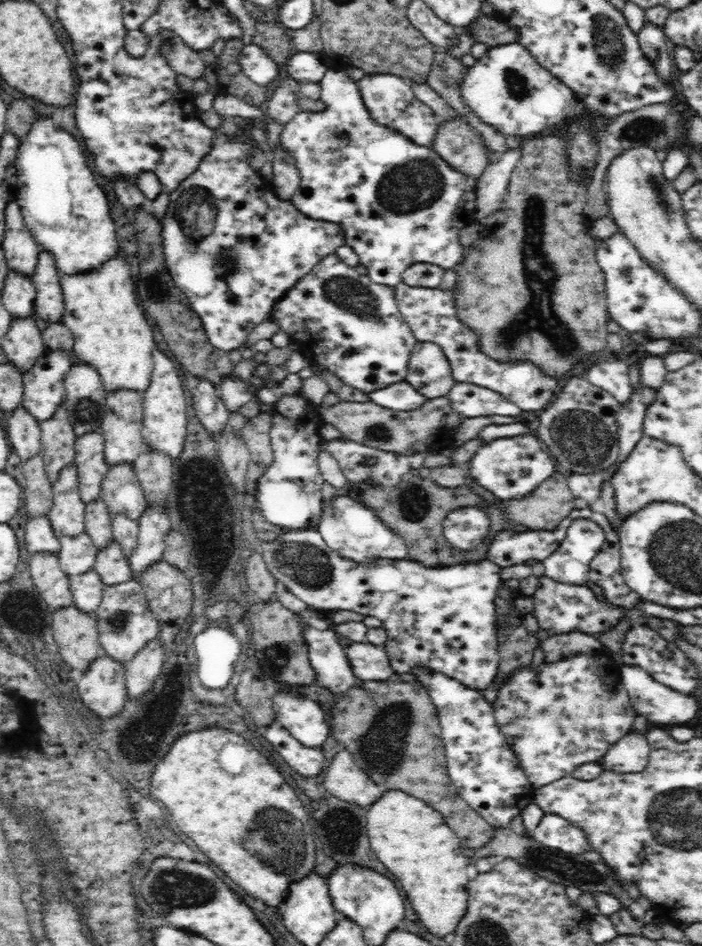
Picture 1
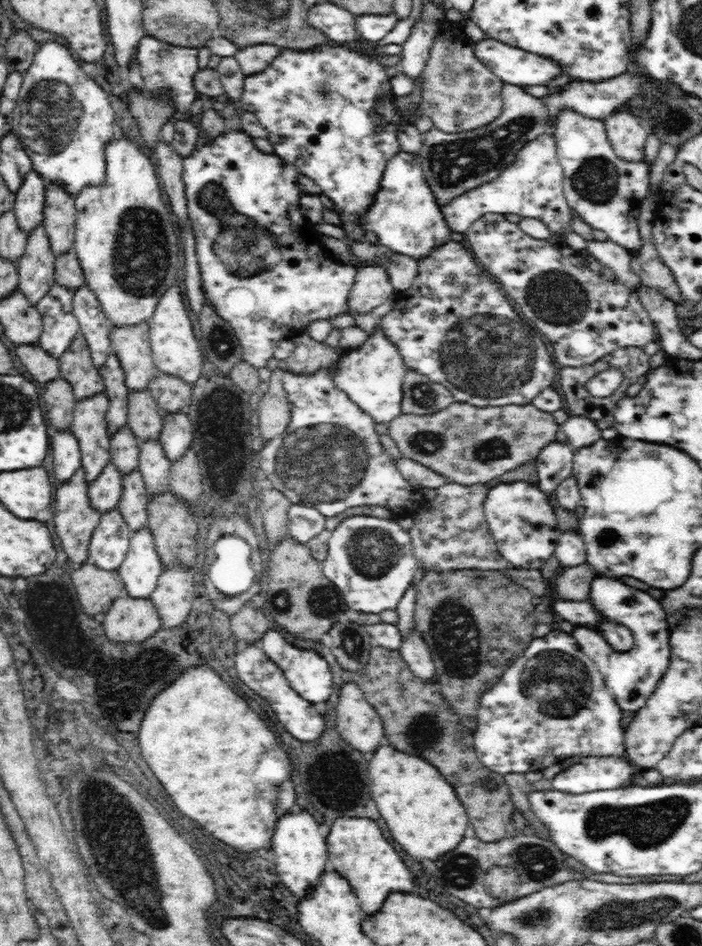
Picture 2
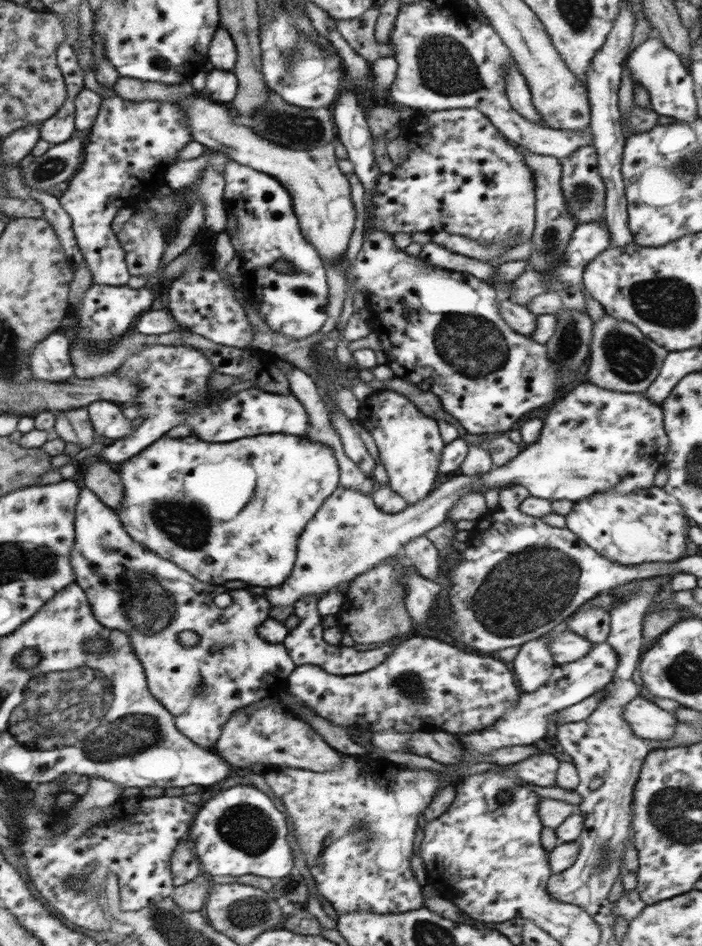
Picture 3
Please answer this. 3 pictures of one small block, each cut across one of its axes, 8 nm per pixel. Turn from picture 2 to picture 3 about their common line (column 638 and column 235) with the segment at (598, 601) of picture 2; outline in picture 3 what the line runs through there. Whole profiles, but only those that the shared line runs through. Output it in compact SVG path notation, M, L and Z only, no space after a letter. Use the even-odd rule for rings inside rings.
M80 486L80 544L76 544L75 576L80 576L77 584L90 603L94 618L106 628L120 630L131 637L134 654L140 656L150 691L175 716L175 724L184 736L212 748L223 732L223 724L240 709L286 692L290 674L295 670L283 643L268 643L259 635L258 626L262 626L269 617L271 604L265 595L250 593L247 588L240 590L240 606L228 606L227 609L214 606L214 592L229 593L224 585L210 586L192 578L180 565L170 560L162 560L127 532L118 512L106 506L101 497L91 489ZM174 586L174 594L172 592ZM180 598L180 600L178 600ZM184 630L195 632L199 638L195 646L180 645L178 634ZM215 646L222 646L218 652ZM204 687L204 689L200 689Z

